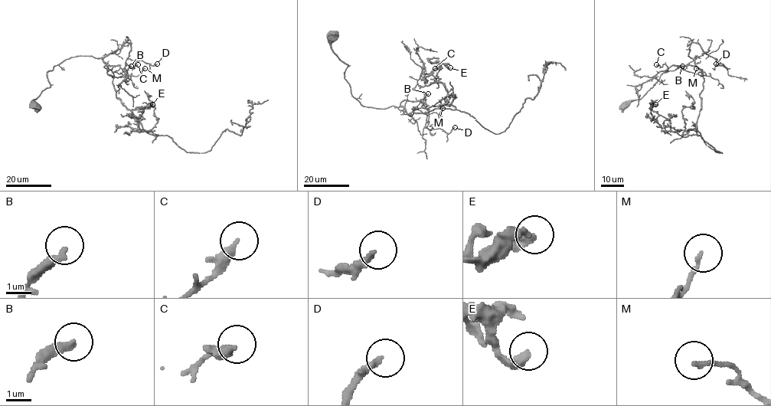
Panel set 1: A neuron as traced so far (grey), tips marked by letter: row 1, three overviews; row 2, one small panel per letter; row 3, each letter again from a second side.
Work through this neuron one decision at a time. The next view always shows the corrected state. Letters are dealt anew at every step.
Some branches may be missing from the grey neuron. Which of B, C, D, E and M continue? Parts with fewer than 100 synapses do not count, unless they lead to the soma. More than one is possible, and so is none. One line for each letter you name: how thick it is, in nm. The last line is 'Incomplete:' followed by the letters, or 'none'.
Incomplete: none

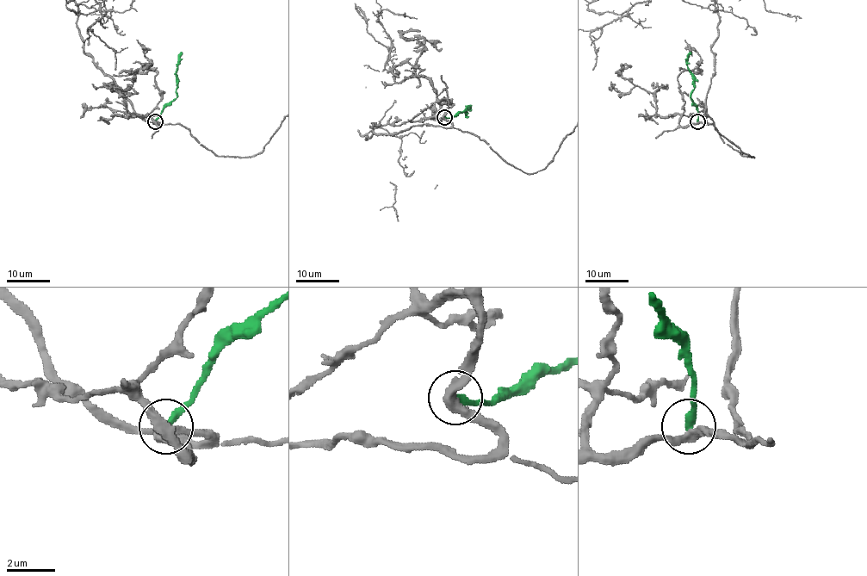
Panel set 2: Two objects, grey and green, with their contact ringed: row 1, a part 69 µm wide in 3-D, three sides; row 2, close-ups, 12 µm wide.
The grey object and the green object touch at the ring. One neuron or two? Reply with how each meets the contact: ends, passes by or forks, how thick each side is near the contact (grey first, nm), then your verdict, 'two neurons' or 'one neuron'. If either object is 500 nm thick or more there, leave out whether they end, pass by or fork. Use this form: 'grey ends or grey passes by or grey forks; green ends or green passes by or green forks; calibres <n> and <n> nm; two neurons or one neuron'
grey passes by; green ends; calibres 360 and 320 nm; two neurons

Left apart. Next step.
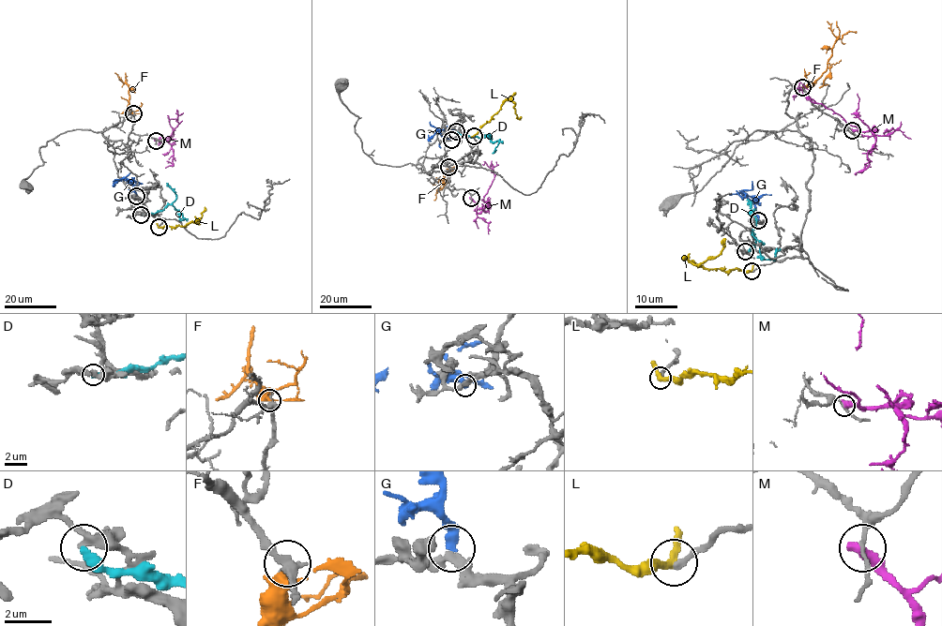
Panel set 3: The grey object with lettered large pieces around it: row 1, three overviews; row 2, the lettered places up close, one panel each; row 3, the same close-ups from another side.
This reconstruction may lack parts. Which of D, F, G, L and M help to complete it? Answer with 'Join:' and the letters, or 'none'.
Join: G

